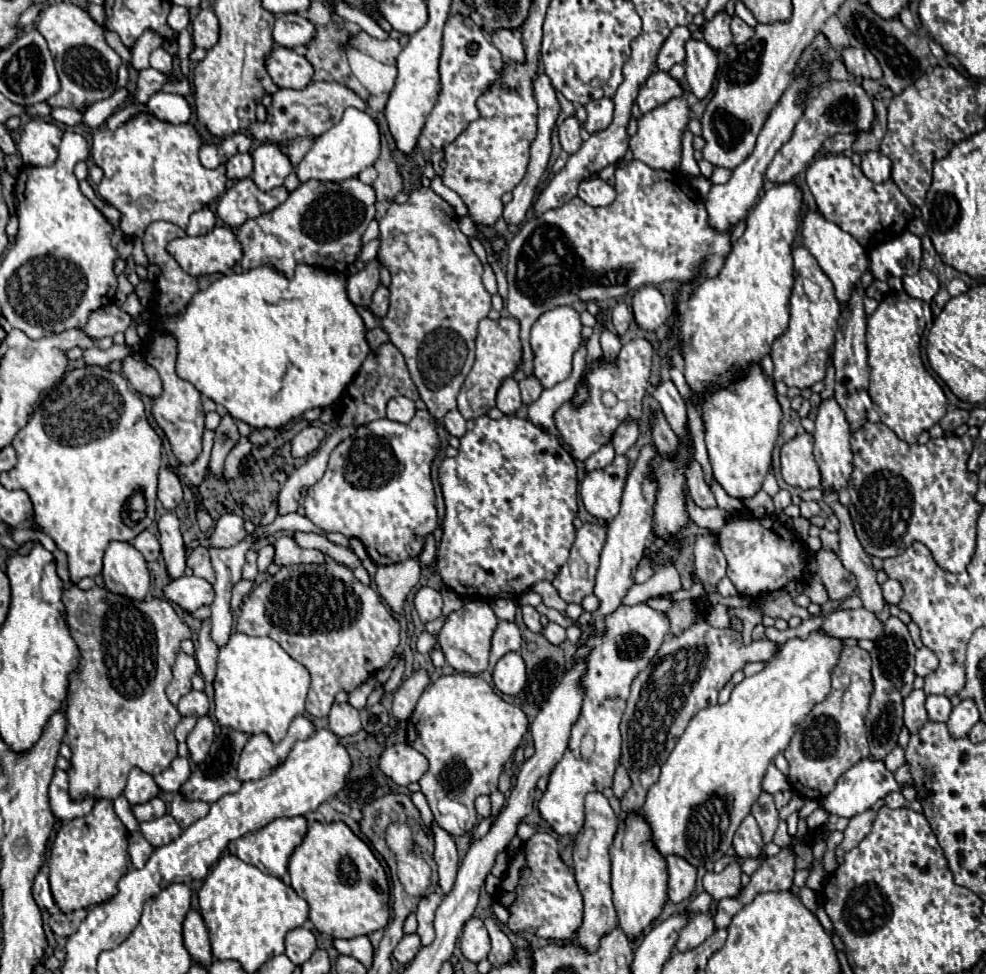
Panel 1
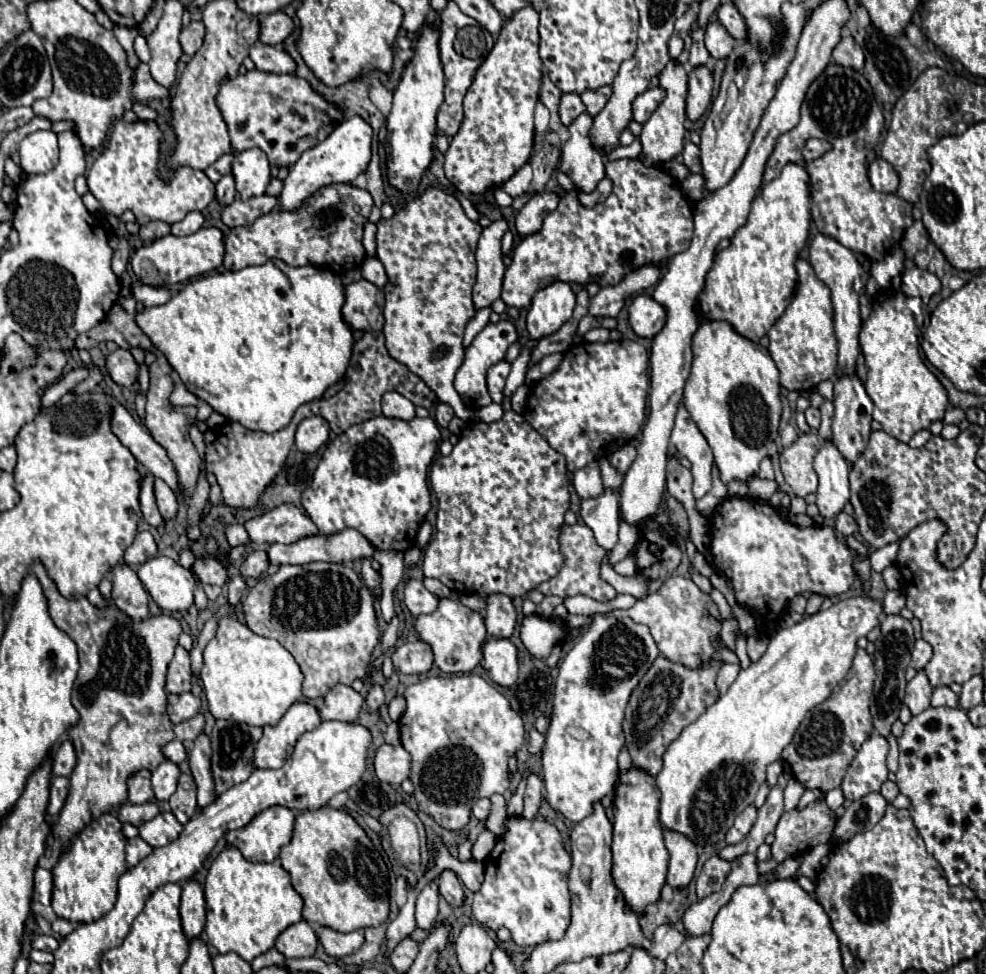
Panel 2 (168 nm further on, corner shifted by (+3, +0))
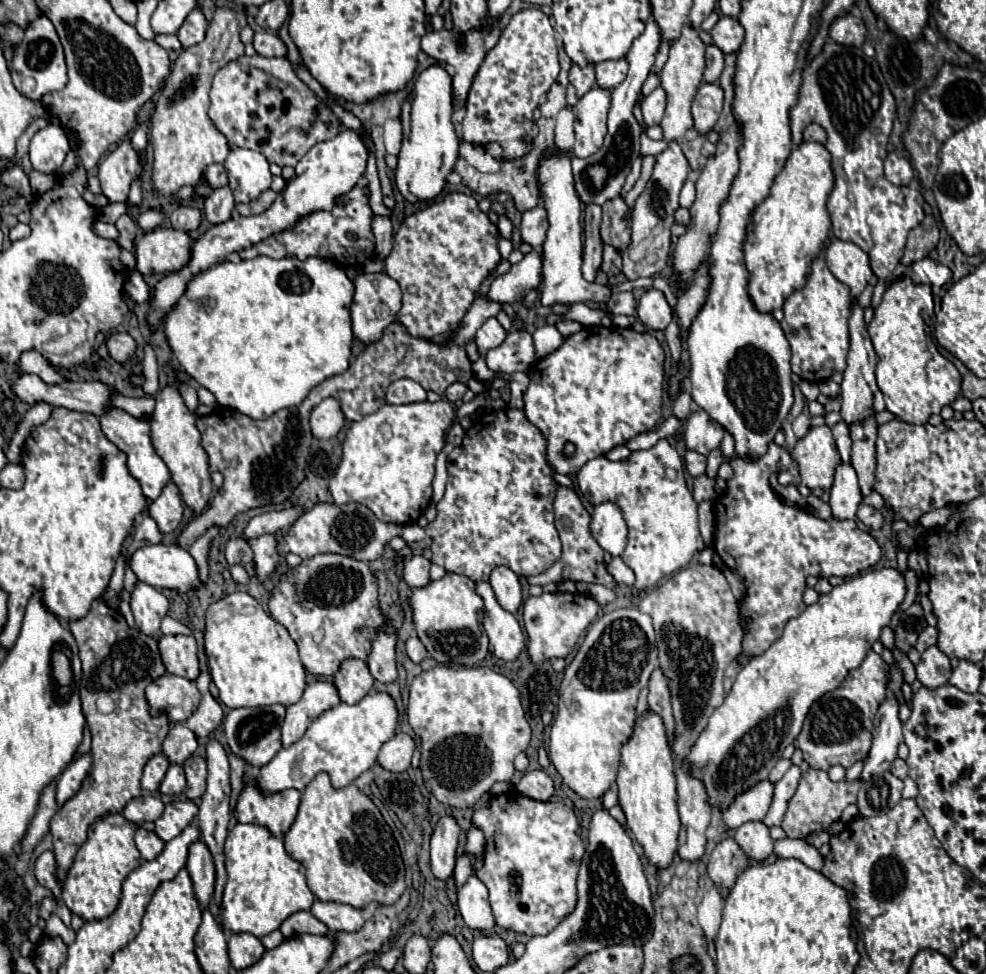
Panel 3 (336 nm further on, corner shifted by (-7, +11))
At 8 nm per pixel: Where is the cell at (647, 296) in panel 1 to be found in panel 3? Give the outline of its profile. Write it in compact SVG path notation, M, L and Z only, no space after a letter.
M650 289L640 297L636 315L648 331L664 331L672 321L672 309L666 303L666 297L656 289Z

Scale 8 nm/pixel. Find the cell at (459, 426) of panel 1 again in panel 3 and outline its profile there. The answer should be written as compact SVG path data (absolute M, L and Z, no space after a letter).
M452 383L452 385L448 385L448 389L446 389L446 393L444 393L444 397L450 401L450 403L456 403L458 399L462 399L462 395L466 393L466 385L464 383Z

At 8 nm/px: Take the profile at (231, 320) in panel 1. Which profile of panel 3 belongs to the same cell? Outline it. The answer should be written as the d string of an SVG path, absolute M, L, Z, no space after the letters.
M256 257L250 261L240 261L240 263L232 263L232 261L224 261L218 265L212 265L208 271L202 271L200 275L196 275L190 283L186 293L182 295L182 299L178 301L178 305L174 307L174 311L164 319L164 333L168 337L170 349L176 355L180 367L202 387L206 387L208 391L212 391L212 395L216 397L216 401L222 407L230 407L240 411L242 415L248 415L250 419L266 419L270 415L274 415L280 409L286 407L294 407L300 405L306 395L320 385L324 379L340 375L348 369L348 359L350 359L350 347L354 341L352 335L352 319L350 319L350 303L352 303L352 293L354 293L354 285L352 281L346 277L344 269L340 269L338 265L334 265L332 261L320 259L320 257L310 257L306 261L298 261L294 257L284 257L284 259L270 259L270 257Z

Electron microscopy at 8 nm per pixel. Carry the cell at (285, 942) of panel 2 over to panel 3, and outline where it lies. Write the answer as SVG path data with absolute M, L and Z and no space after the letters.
M298 911L290 915L282 925L280 931L286 939L298 935L298 933L314 933L314 935L328 935L328 927L322 925L310 911Z

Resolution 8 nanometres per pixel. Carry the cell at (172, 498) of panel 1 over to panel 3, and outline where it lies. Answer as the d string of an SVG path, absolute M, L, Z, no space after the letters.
M168 483L162 489L160 497L150 503L148 511L150 511L150 517L156 521L160 533L176 531L180 521L182 521L182 513L184 513L184 503L180 499L176 485Z

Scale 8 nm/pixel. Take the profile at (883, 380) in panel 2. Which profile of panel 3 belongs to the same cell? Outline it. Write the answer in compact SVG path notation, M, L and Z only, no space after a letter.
M900 277L884 291L882 303L874 311L874 317L868 325L868 333L874 345L874 351L878 355L876 363L876 381L884 395L886 409L894 413L900 421L924 425L932 413L940 413L944 405L952 405L956 395L960 393L960 373L954 367L952 361L948 361L938 347L932 341L932 323L934 313L934 301L932 289L928 285L914 284L910 277Z

